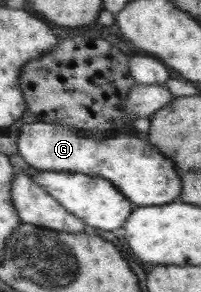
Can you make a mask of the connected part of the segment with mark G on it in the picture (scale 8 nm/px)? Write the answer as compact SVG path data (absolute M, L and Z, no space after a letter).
M48 122L24 124L18 131L18 153L28 165L52 172L76 172L100 176L111 181L135 206L174 202L182 193L182 181L174 163L156 151L133 126L120 127L104 139L89 137L80 129Z

